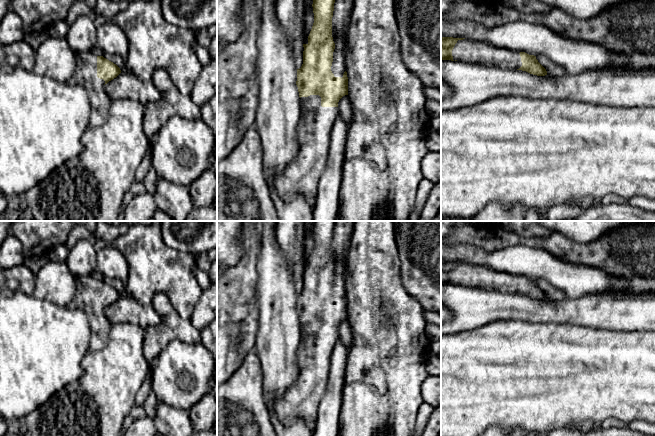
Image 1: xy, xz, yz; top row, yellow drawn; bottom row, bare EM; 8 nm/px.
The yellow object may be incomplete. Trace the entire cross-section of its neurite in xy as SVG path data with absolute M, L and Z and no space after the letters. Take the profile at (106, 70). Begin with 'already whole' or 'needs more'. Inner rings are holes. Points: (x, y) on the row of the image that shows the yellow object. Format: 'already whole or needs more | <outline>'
needs more | M91 51L76 53L76 68L71 82L86 89L91 115L89 127L98 127L106 123L109 117L111 99L104 90L104 85L121 73L120 68Z

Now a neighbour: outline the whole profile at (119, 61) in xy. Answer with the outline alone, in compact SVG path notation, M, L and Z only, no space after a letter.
M94 47L91 50L91 52L96 54L97 56L103 56L104 58L108 59L109 61L113 62L120 68L121 72L125 71L125 60L122 57L120 57L118 55L111 55L108 53L104 53L98 47Z

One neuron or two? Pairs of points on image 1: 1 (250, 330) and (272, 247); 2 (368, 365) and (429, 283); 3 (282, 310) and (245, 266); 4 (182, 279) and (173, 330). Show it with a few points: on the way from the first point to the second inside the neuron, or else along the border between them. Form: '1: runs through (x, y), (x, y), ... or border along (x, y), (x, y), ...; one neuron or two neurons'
1: border along (257, 279), (255, 296), (257, 327); two neurons
2: border along (402, 280), (405, 289), (425, 310); two neurons
3: border along (257, 260), (257, 287), (254, 296); two neurons
4: border along (162, 292), (172, 307), (183, 318), (189, 320); two neurons

